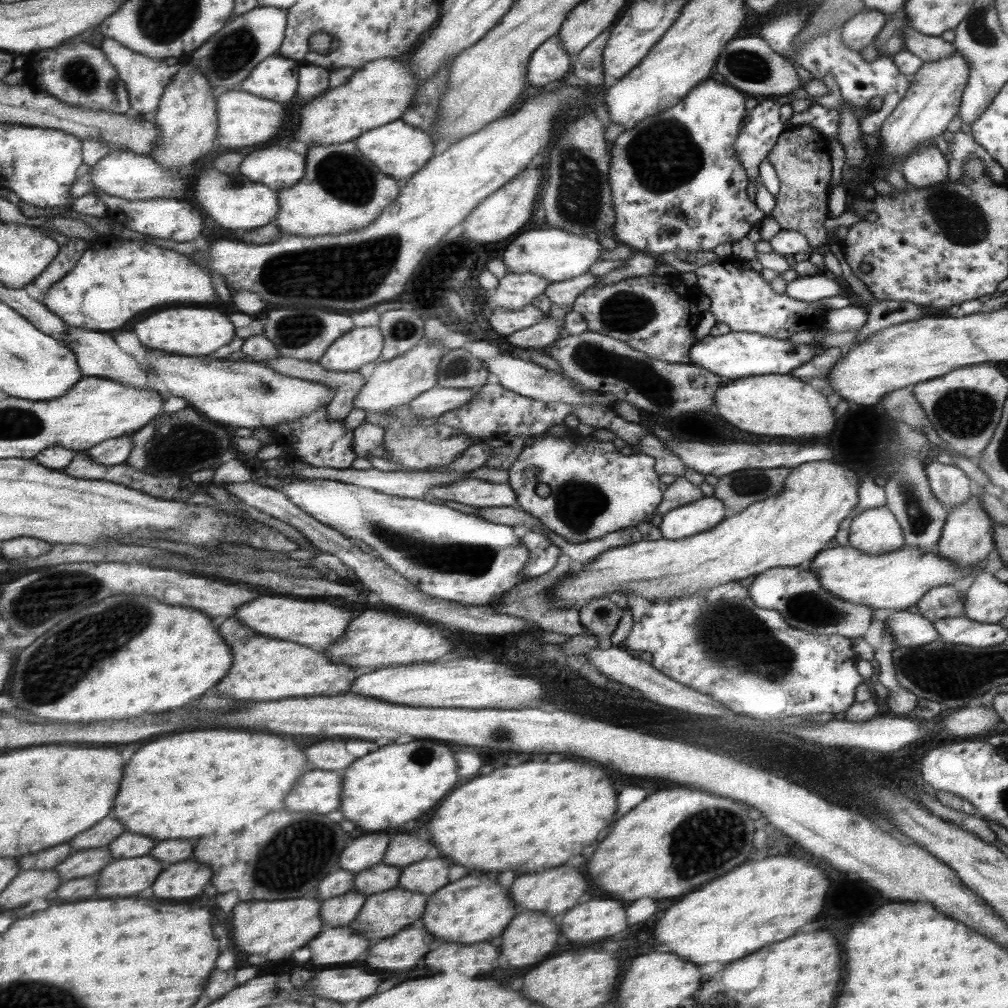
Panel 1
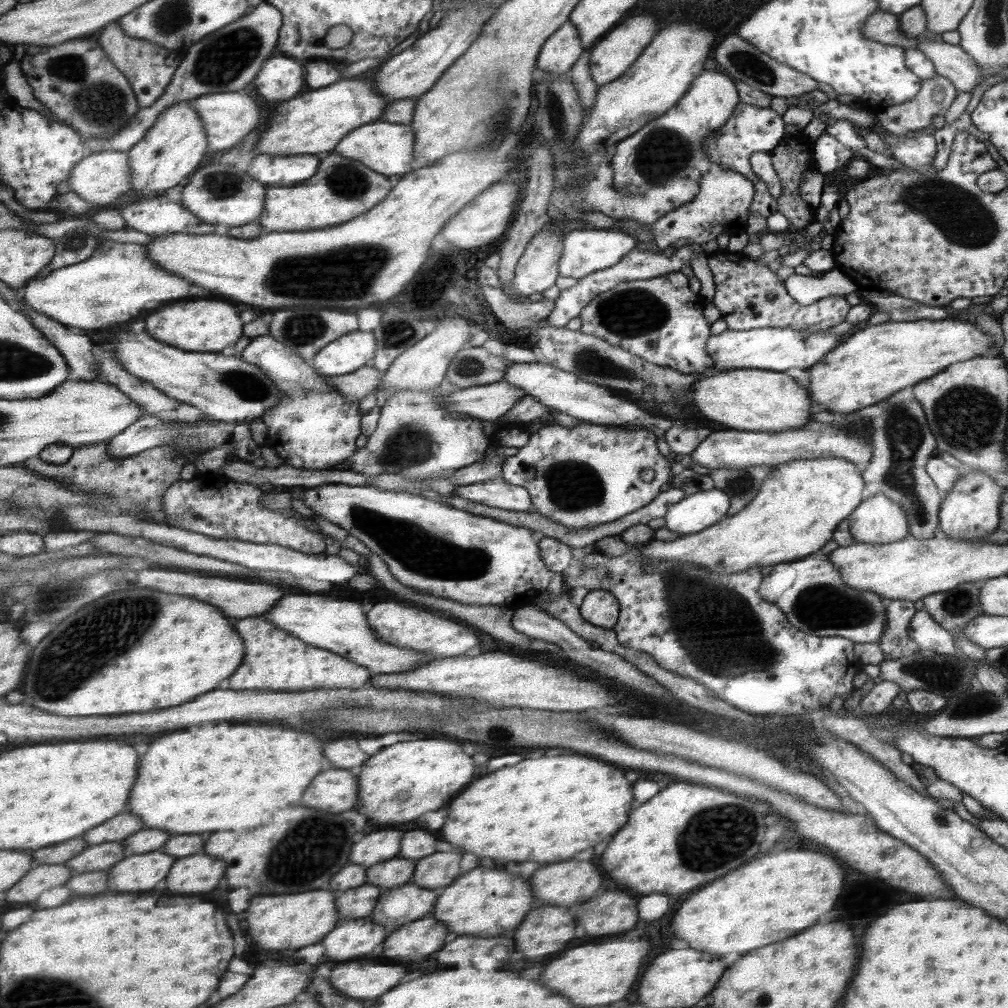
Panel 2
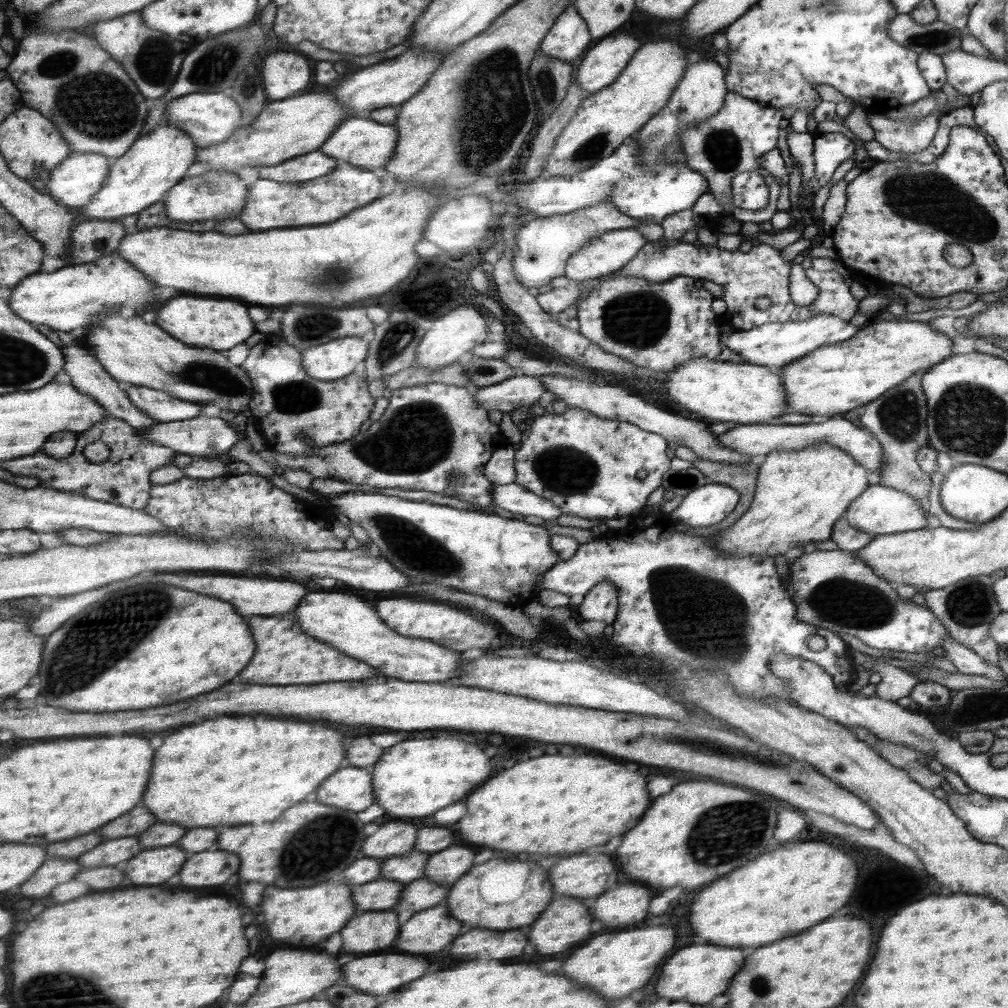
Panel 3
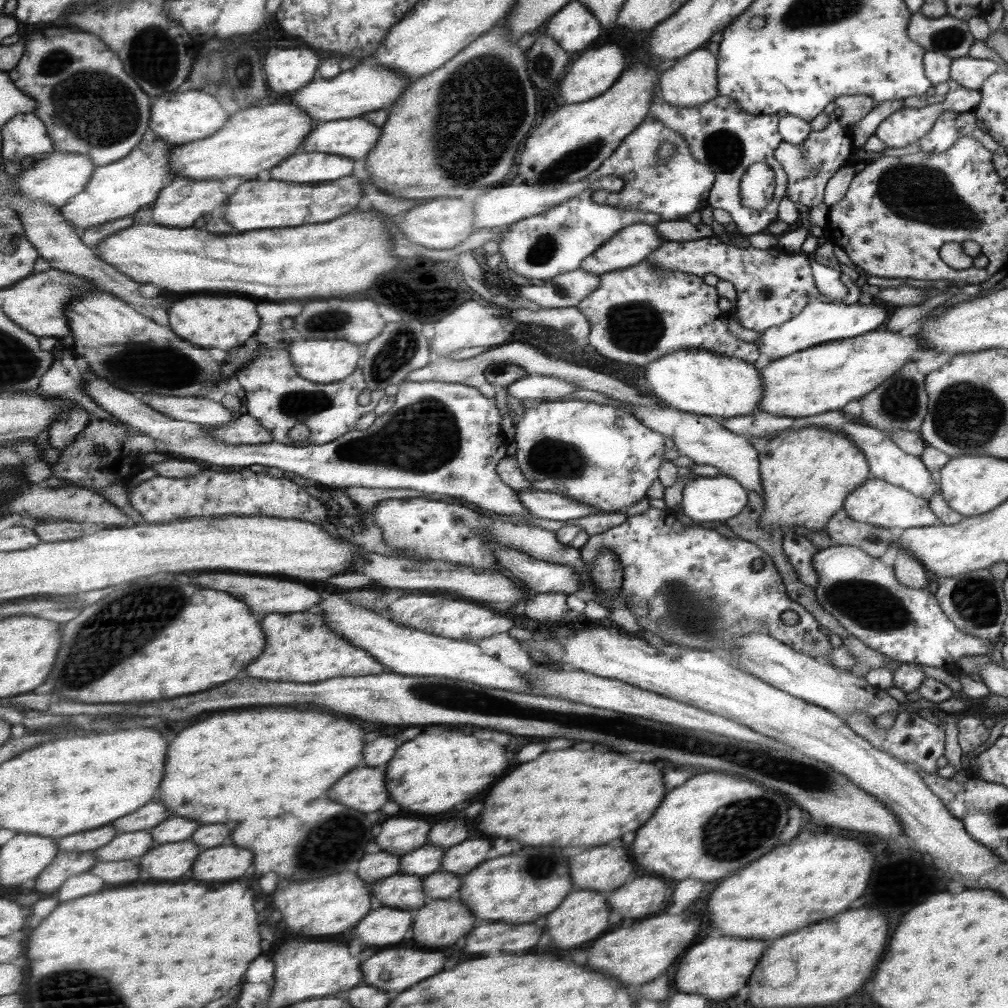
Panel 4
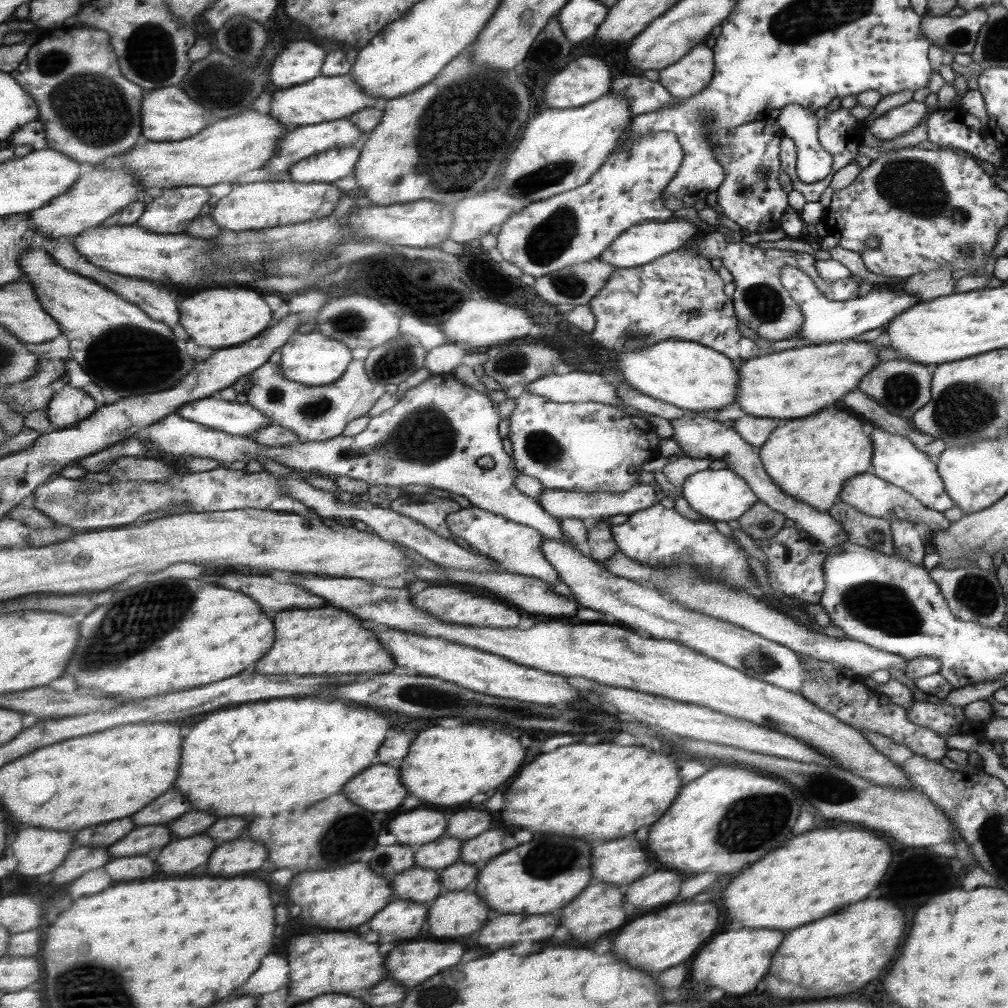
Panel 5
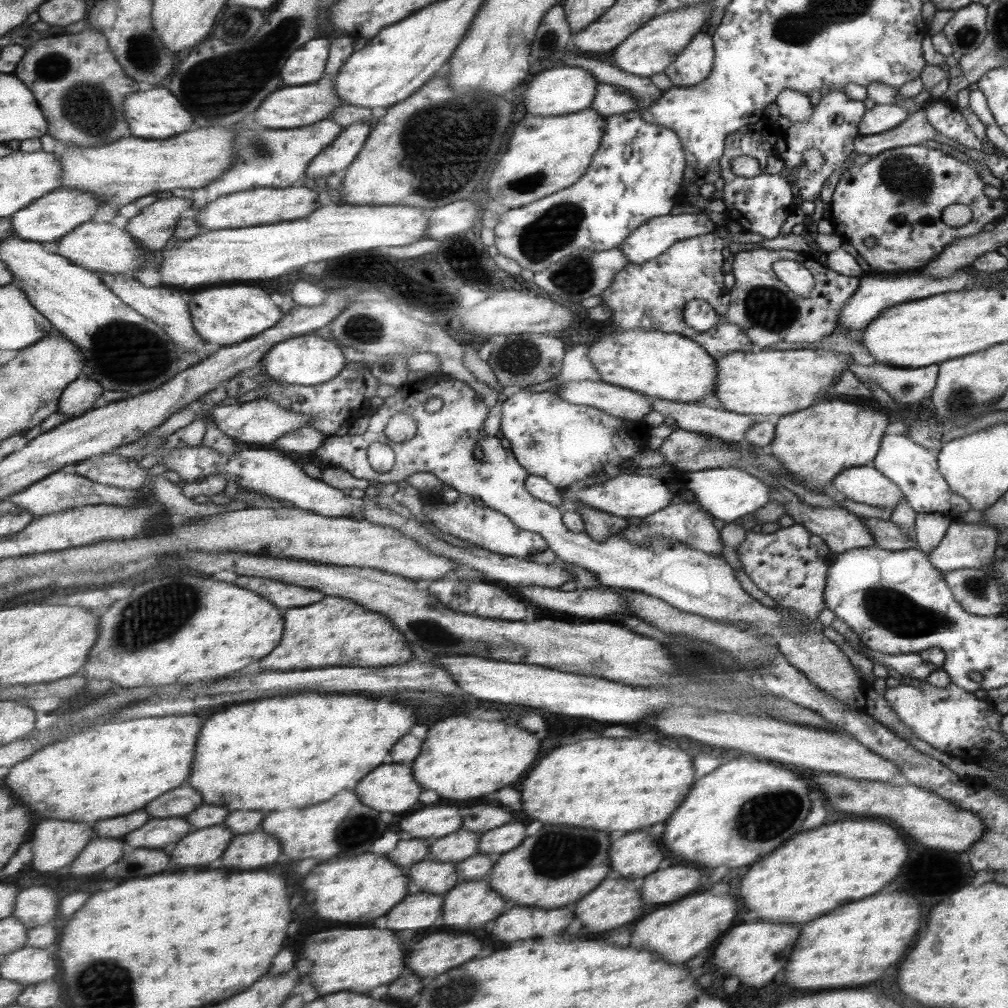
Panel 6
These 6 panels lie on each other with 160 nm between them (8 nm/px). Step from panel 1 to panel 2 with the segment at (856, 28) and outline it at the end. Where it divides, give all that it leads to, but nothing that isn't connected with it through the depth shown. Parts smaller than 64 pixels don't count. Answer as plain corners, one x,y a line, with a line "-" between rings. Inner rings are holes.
877,11
866,18
866,22
862,26
862,34
873,42
883,43
906,48
916,48
916,38
906,38
900,30
899,16
889,14
887,12

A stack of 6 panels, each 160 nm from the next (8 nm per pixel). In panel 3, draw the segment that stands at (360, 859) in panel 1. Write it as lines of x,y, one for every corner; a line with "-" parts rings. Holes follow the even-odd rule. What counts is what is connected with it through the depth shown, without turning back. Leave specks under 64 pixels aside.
389,822
379,828
373,836
367,838
363,846
363,854
369,858
393,858
407,854
417,842
417,826
403,822

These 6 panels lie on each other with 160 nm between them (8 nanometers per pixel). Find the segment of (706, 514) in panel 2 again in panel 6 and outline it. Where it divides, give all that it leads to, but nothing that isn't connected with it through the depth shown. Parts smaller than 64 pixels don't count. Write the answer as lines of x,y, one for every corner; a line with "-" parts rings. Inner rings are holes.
731,466
685,472
684,481
686,490
693,494
693,501
697,502
702,510
706,510
713,519
717,518
724,523
731,523
736,518
741,519
745,514
754,513
771,499
770,488
756,477

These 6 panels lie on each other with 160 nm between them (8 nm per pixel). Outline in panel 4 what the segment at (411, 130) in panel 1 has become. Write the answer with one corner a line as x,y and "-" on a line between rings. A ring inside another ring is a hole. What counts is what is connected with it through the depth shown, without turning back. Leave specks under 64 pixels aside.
357,117
345,120
318,121
302,146
303,152
338,154
351,160
367,160
382,137
382,127

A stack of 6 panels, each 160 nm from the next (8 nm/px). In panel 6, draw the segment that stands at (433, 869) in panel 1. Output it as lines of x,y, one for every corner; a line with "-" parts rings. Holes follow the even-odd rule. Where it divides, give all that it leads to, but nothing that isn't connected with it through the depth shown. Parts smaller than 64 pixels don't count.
521,822
507,824
503,828
491,830
481,836
479,840
479,852
481,854
505,854
513,848
517,848
527,836
527,826

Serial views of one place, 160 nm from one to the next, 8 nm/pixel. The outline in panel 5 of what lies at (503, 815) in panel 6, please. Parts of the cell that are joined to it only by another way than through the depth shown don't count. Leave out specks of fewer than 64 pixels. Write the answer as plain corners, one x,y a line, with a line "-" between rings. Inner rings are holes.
463,810
455,814
447,826
447,832
459,840
471,840
493,828
495,818
483,810

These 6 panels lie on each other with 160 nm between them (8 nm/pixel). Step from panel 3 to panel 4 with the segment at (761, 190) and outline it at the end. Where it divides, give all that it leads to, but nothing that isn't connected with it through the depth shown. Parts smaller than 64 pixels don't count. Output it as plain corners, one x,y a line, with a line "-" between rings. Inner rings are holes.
766,164
749,165
739,182
739,195
743,206
751,210
765,208
774,194
774,171

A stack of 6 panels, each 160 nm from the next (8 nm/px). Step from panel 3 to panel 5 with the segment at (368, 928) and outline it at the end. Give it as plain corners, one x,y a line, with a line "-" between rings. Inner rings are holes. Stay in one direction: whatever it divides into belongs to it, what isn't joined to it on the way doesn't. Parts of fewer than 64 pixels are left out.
399,900
381,910
369,926
381,936
397,936
397,938
415,938
423,924
427,922
427,906

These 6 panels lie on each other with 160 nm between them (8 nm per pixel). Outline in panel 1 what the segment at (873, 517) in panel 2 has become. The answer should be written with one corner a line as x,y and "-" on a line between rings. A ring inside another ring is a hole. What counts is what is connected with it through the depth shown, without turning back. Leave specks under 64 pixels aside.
884,506
852,514
847,544
867,555
883,555
904,546
904,536
894,514

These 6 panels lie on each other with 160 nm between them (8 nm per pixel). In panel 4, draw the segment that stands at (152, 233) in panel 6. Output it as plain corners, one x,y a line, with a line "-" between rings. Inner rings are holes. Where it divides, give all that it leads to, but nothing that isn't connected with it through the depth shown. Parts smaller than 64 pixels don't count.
175,176
162,190
158,200
153,204
153,223
178,229
191,228
205,214
218,214
215,210
223,208
223,206
227,207
229,200
230,194
223,191
222,180
196,181
187,177

